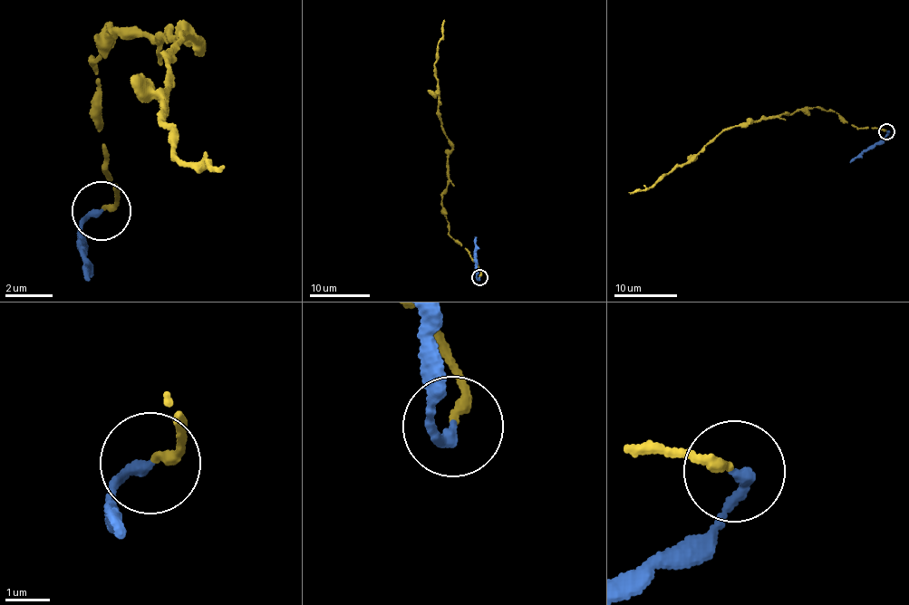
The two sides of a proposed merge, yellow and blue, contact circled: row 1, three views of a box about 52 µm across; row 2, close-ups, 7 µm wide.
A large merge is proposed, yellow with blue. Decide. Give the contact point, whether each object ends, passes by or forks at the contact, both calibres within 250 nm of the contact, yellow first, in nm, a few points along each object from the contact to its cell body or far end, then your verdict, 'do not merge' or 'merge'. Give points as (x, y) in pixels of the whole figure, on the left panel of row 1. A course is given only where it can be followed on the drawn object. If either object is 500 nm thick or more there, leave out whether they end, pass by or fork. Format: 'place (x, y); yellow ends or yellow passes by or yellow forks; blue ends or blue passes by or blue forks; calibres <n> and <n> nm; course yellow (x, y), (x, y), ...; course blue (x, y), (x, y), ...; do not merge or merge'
place (101, 210); yellow ends; blue ends; calibres 200 and 260 nm; course yellow (102, 209), (121, 189), (91, 63), (114, 27), (203, 34), (183, 38), (159, 120), (173, 156), (222, 168); course blue (102, 209), (78, 231), (87, 235), (85, 282); do not merge

